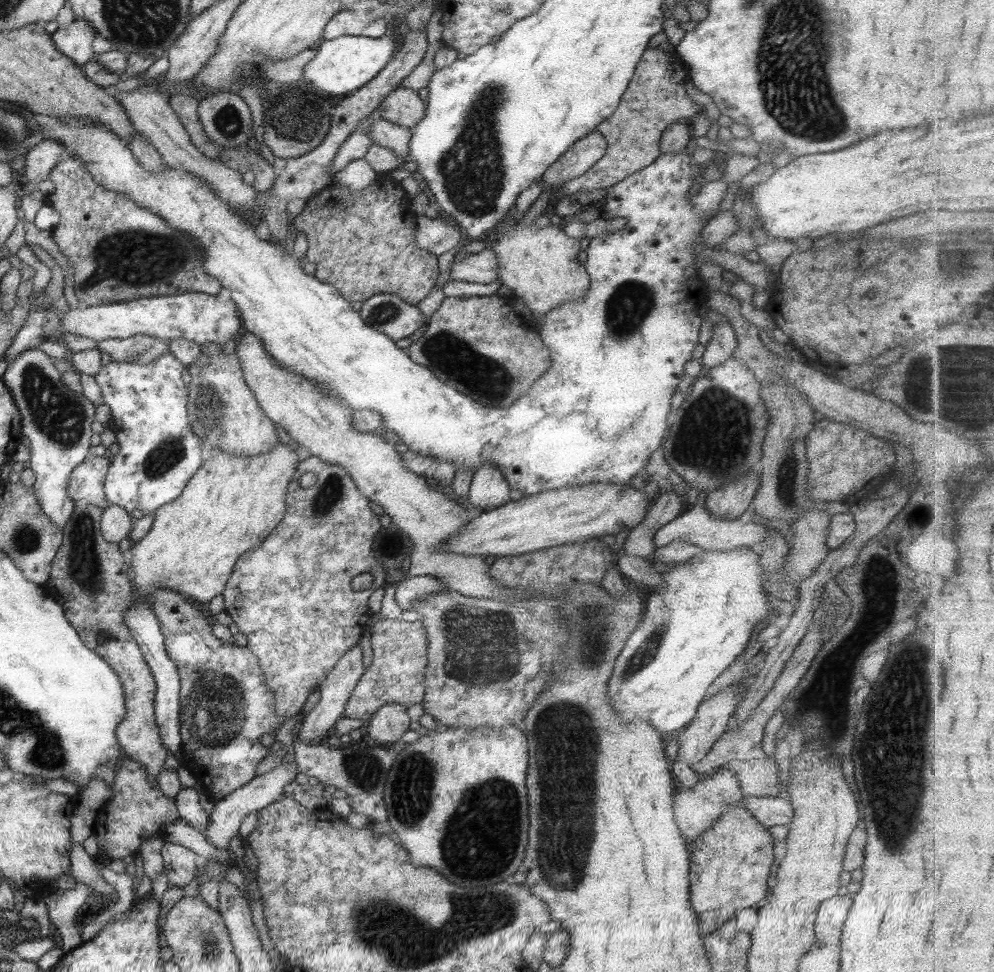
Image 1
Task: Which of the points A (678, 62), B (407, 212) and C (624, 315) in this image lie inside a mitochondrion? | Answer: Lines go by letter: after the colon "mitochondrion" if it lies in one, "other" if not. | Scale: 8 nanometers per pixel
A: other
B: other
C: mitochondrion

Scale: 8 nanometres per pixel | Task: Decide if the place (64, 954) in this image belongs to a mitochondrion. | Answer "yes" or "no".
no

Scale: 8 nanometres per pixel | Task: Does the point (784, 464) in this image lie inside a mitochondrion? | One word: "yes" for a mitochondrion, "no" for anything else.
yes

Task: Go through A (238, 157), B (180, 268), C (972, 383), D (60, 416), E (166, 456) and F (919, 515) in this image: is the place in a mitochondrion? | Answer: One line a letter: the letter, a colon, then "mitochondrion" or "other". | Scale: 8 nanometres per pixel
A: mitochondrion
B: mitochondrion
C: mitochondrion
D: mitochondrion
E: mitochondrion
F: other

